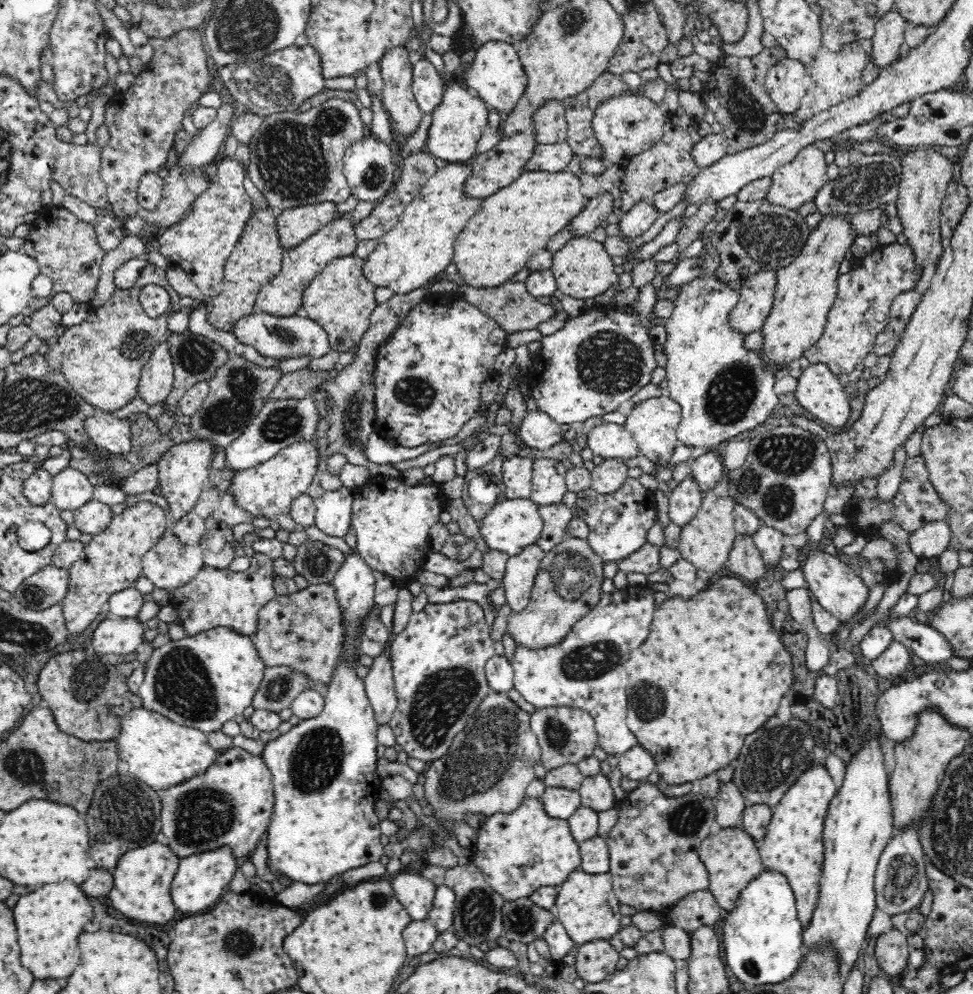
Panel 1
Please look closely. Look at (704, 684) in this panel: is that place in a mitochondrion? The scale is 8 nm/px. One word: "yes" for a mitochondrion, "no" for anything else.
no

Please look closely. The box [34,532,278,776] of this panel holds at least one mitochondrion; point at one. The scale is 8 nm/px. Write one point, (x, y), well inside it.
(182, 683)

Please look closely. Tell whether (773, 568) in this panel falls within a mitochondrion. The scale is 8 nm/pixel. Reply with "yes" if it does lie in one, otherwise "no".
no

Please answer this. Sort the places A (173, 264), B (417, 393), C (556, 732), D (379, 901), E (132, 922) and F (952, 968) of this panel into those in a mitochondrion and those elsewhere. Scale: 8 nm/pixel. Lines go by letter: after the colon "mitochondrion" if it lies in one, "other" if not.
A: other
B: mitochondrion
C: mitochondrion
D: mitochondrion
E: other
F: other

